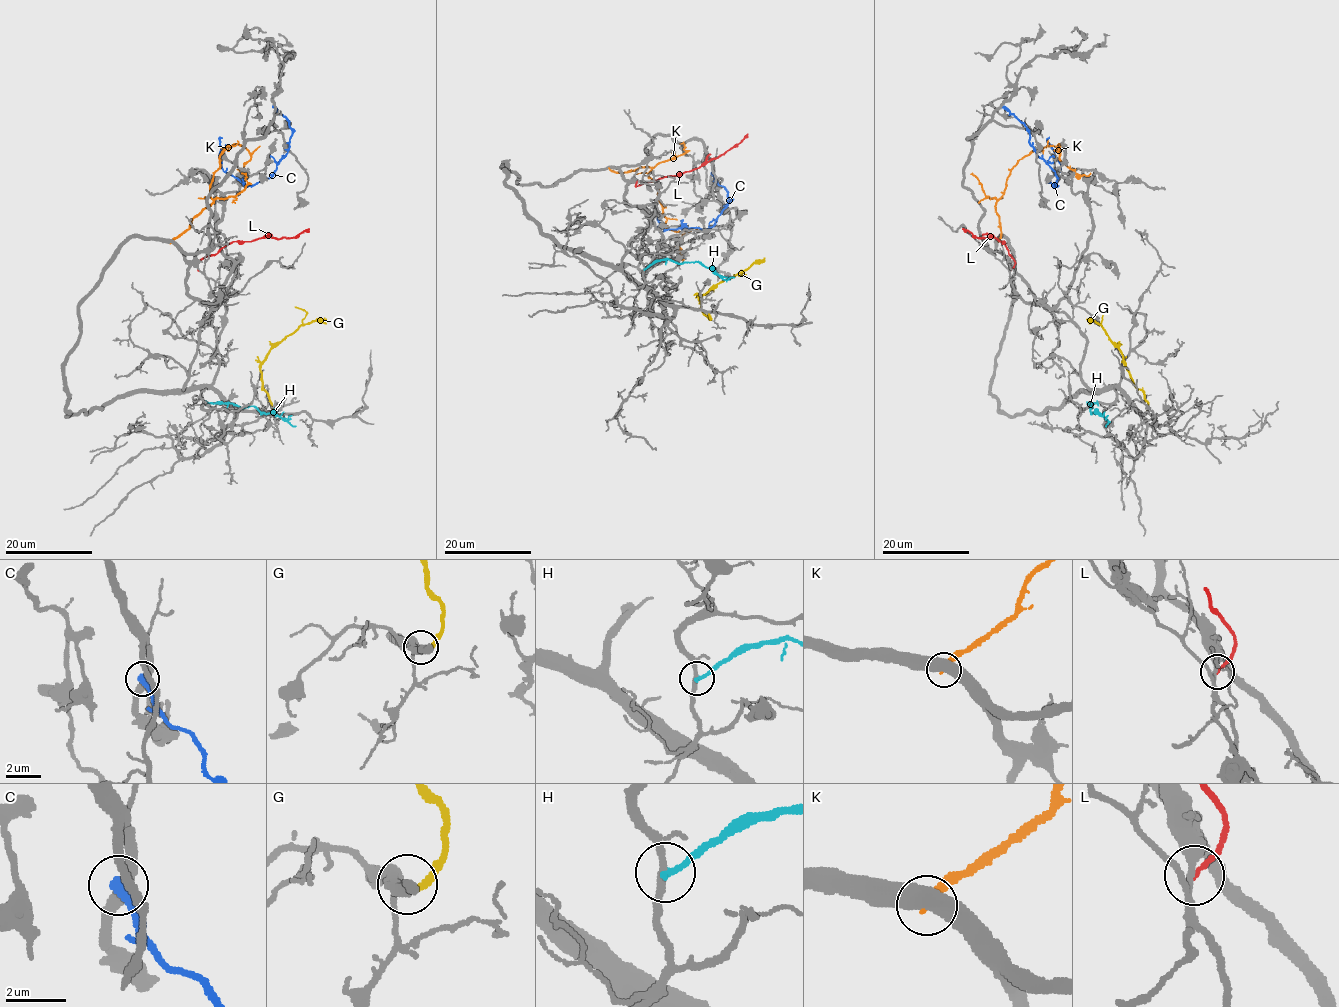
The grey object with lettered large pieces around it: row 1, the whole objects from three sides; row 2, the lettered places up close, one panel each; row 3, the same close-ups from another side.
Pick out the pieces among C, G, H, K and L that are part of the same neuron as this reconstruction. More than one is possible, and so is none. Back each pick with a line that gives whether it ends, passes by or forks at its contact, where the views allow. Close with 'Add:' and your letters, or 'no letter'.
G: it ends
Add: G

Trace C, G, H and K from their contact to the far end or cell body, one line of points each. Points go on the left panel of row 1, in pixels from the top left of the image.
C: (274, 106), (286, 117), (292, 133), (288, 153), (269, 177), (244, 185), (227, 173), (219, 158), (220, 137)
G: (269, 413), (271, 402), (262, 382), (260, 364), (266, 354), (301, 325), (326, 319)
H: (206, 402), (255, 406), (266, 413), (276, 413), (295, 426)
K: (171, 242), (212, 201), (210, 184), (227, 146), (241, 145), (248, 151), (251, 159), (241, 175), (244, 173)

